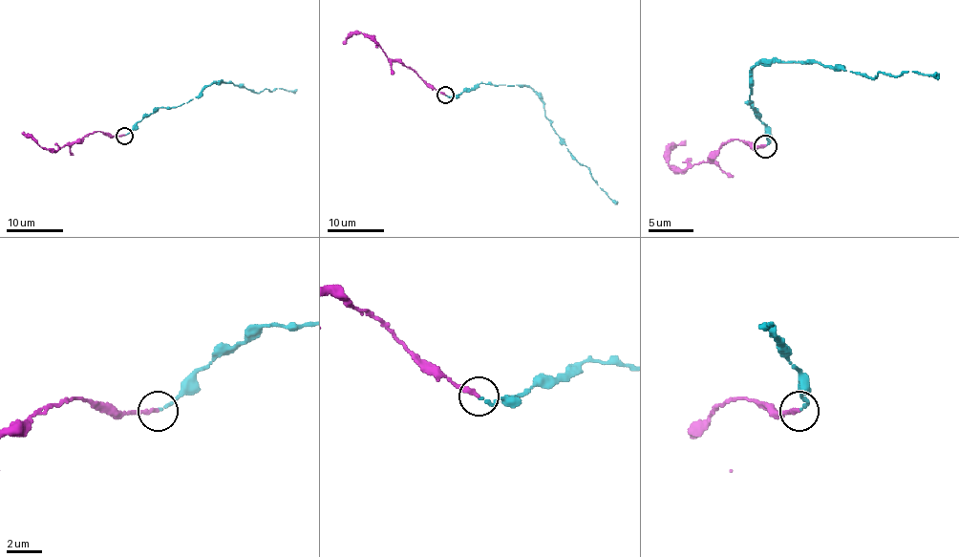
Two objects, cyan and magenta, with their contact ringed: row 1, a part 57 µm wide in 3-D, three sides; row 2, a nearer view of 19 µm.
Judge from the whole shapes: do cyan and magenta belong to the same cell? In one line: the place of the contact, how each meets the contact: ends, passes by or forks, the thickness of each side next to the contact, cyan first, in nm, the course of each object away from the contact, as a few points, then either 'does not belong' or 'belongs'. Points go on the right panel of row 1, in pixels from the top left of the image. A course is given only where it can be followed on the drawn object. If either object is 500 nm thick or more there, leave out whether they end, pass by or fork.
place (765, 146); cyan ends; magenta ends; calibres 180 and 280 nm; course cyan (766, 145), (768, 130), (748, 102), (750, 71), (756, 64), (820, 61), (867, 77), (913, 71), (936, 73); course magenta (766, 145), (753, 145), (735, 139), (712, 157), (687, 170), (677, 170), (669, 163), (669, 152), (684, 143); belongs

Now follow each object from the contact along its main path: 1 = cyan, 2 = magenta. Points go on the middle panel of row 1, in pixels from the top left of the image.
1: (445, 95), (457, 96), (479, 83), (526, 85), (543, 103), (552, 129), (575, 160), (618, 203)
2: (445, 95), (396, 60), (391, 60), (378, 45), (361, 33), (353, 33), (342, 43)

